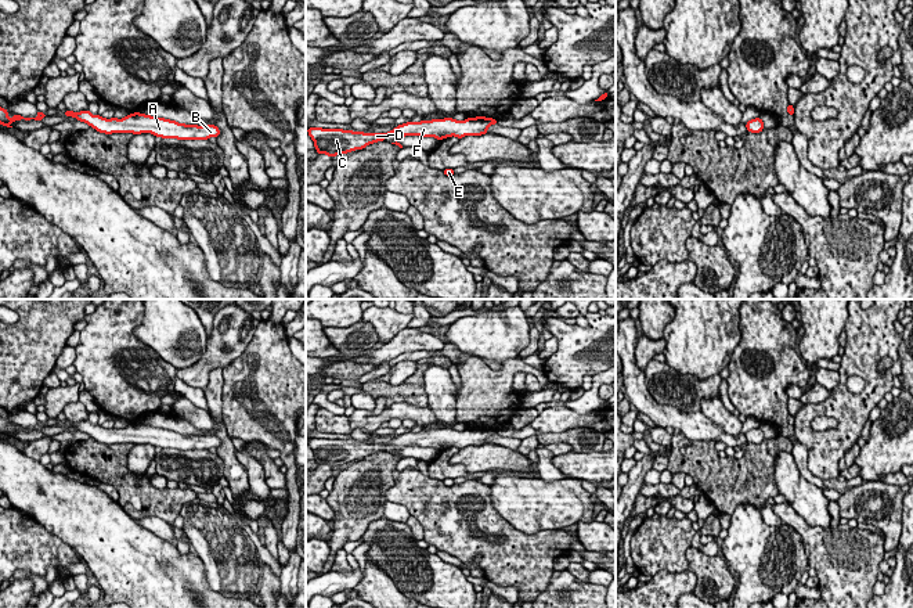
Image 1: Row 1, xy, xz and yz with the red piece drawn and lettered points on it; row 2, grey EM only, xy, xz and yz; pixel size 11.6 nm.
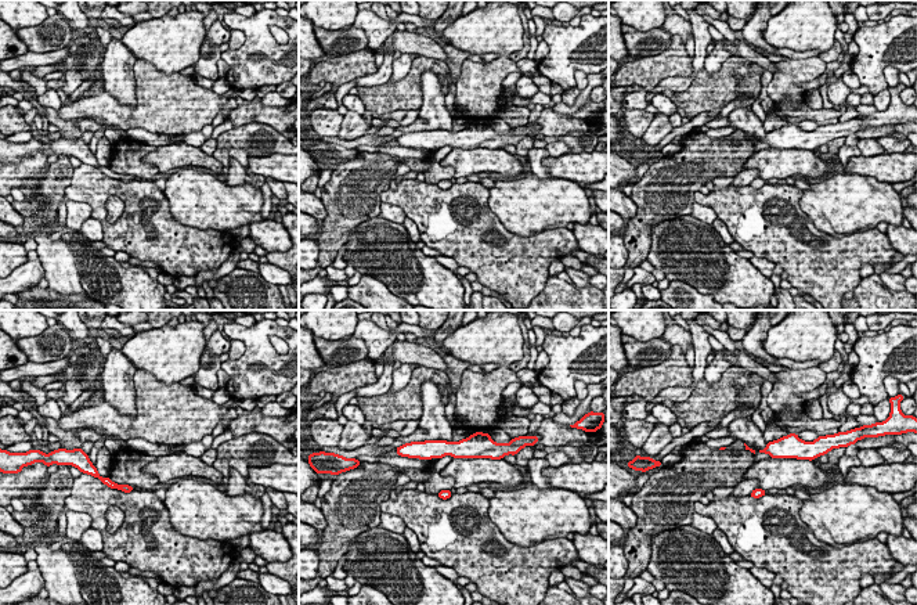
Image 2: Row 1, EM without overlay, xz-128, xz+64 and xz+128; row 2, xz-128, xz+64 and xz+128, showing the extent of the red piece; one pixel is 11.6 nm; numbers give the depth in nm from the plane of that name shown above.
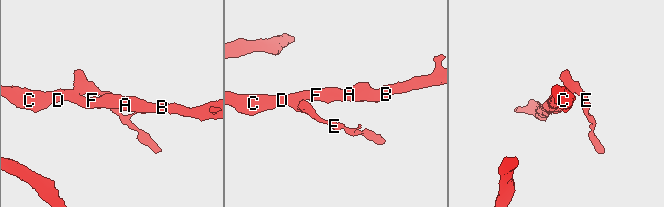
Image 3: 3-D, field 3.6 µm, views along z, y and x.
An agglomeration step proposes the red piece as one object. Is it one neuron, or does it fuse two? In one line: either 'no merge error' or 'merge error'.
no merge error

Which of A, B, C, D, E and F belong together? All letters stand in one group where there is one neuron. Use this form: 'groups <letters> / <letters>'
groups A B C D E F

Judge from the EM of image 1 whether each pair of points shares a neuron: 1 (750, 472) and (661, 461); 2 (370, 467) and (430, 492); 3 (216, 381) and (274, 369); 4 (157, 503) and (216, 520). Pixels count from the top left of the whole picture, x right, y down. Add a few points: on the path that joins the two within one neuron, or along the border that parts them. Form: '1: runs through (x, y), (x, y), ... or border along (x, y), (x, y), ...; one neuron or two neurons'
1: border along (668, 457), (666, 468); two neurons
2: border along (394, 481), (385, 492), (386, 500); two neurons
3: border along (220, 369), (222, 413); two neurons
4: border along (195, 497), (186, 502), (179, 514); two neurons

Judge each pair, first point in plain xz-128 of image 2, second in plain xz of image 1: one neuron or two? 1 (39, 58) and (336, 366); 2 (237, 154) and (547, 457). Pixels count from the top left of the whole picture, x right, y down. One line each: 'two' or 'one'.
1: two
2: two

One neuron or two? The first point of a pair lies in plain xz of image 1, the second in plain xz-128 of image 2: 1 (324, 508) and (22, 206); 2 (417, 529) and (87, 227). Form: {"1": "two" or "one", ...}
{"1": "two", "2": "one"}

